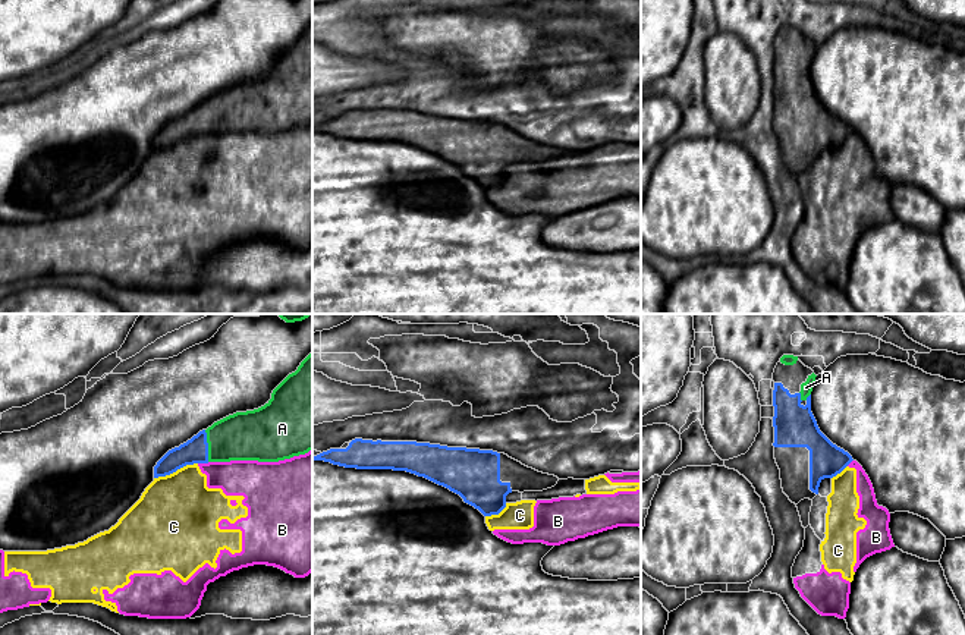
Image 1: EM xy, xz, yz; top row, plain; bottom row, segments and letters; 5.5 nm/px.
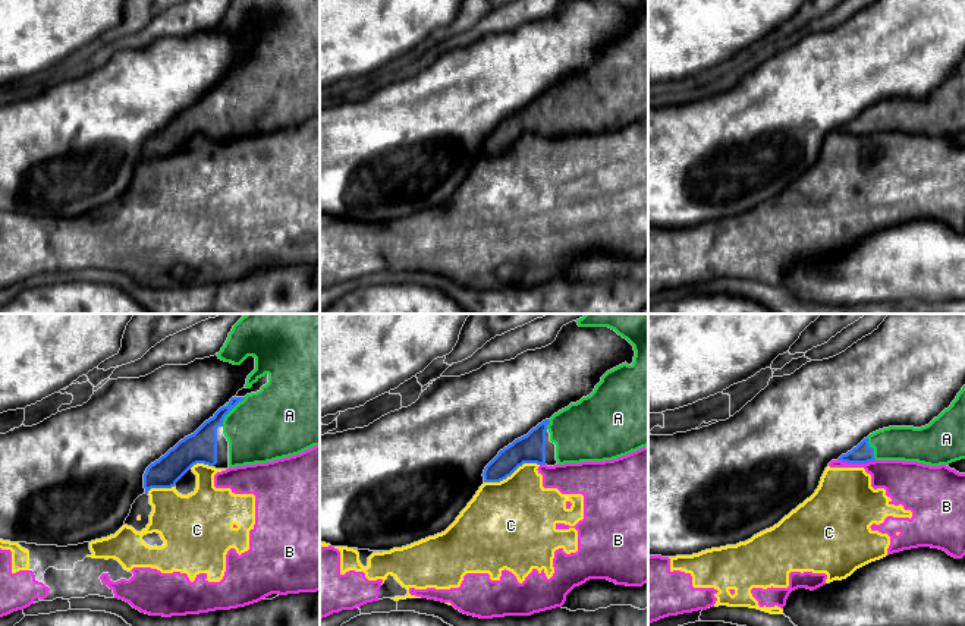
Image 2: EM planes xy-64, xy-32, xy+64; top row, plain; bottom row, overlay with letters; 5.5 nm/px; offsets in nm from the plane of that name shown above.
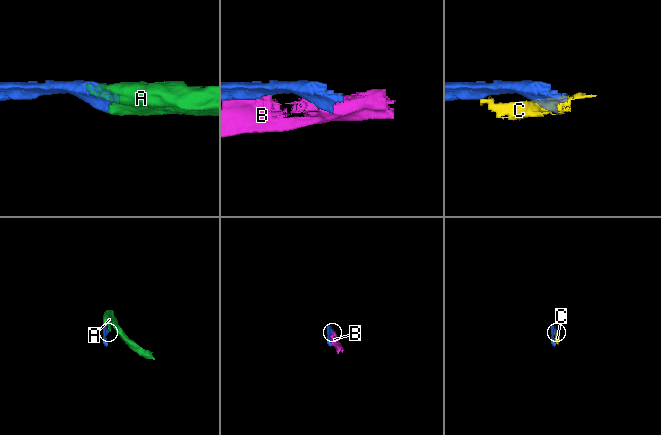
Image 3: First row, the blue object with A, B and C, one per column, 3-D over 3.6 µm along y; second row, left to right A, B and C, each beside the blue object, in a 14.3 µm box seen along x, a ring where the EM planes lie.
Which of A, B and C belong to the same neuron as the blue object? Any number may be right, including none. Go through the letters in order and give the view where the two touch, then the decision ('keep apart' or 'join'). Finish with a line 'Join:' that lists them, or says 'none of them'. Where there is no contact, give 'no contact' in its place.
A: xy | join
B: xy | keep apart
C: xy | keep apart
Join: A

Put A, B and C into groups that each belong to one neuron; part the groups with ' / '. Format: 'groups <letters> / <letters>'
groups A / B C

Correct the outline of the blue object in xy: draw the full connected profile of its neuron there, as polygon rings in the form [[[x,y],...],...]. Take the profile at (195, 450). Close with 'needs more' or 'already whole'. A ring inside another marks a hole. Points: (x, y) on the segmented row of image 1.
[[[312,353],[271,393],[261,408],[236,412],[169,450],[154,478],[208,462],[279,462],[312,450]]]; needs more

